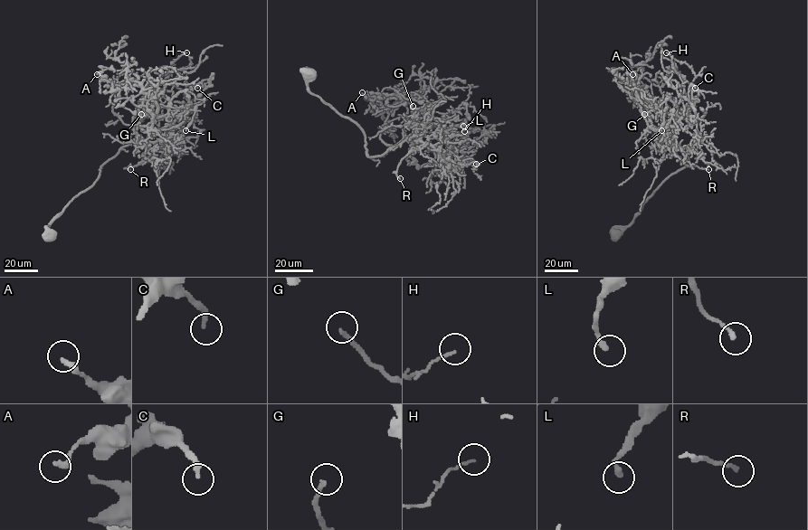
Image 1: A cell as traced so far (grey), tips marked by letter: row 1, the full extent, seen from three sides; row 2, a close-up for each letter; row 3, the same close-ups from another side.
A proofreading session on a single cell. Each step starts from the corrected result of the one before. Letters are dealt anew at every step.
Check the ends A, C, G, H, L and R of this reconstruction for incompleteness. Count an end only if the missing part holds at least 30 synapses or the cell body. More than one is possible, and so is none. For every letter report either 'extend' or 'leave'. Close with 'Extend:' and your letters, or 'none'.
A: leave
C: leave
G: leave
H: leave
L: leave
R: leave
Extend: none

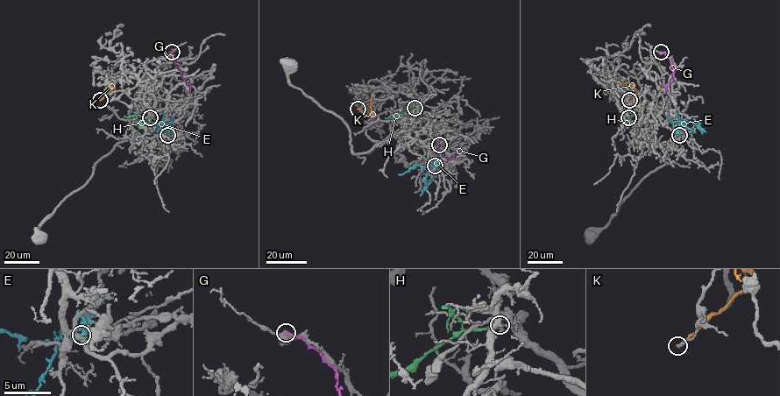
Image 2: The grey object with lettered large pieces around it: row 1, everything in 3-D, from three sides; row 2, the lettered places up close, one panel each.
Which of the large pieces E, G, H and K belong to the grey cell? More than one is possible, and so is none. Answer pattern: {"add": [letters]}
{"add": []}

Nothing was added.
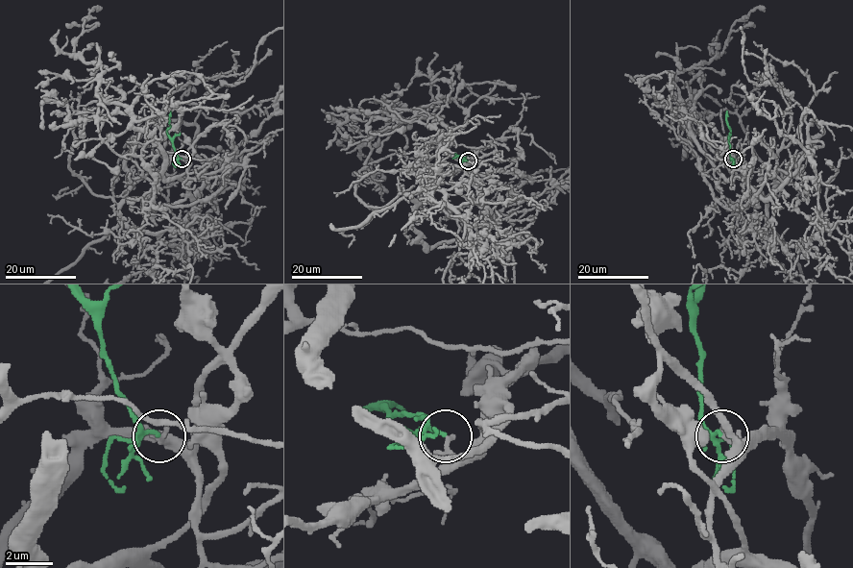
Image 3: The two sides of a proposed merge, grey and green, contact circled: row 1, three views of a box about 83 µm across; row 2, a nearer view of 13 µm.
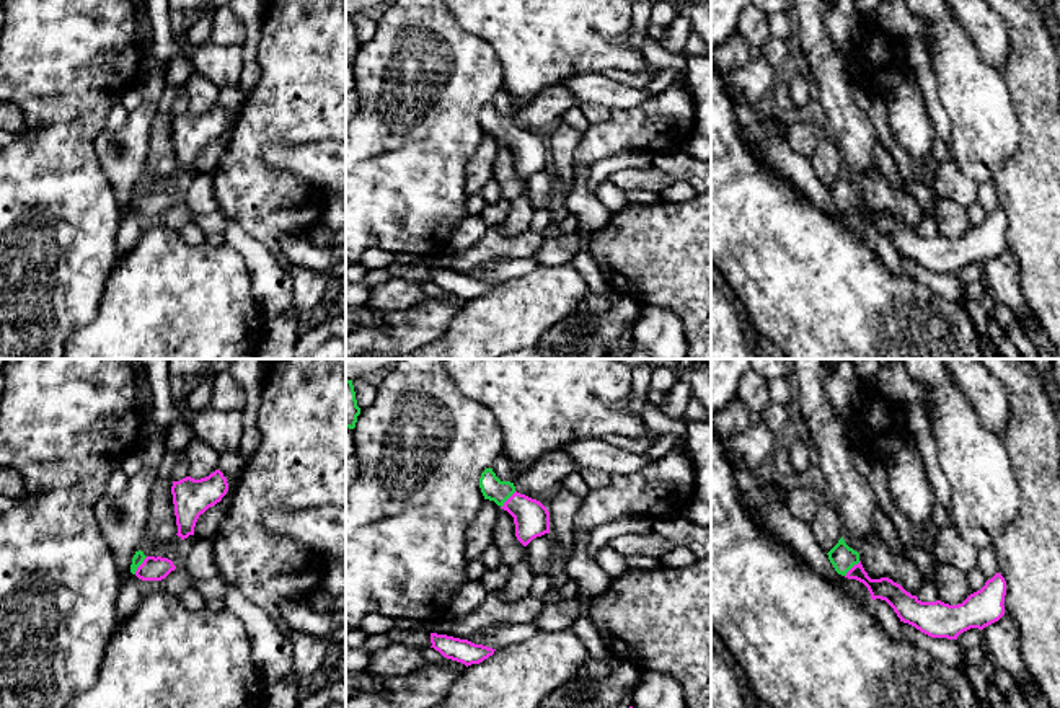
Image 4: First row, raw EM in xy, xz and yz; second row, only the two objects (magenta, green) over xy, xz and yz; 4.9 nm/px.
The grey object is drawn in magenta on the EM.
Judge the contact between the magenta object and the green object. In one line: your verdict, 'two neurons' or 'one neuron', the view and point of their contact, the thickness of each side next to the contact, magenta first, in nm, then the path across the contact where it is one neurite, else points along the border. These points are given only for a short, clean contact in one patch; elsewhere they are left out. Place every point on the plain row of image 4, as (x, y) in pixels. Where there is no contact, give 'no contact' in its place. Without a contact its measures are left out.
one neuron; contact xy (141, 199); calibres 120 and 60 nm; way xy (152, 203), (141, 199), (139, 191)

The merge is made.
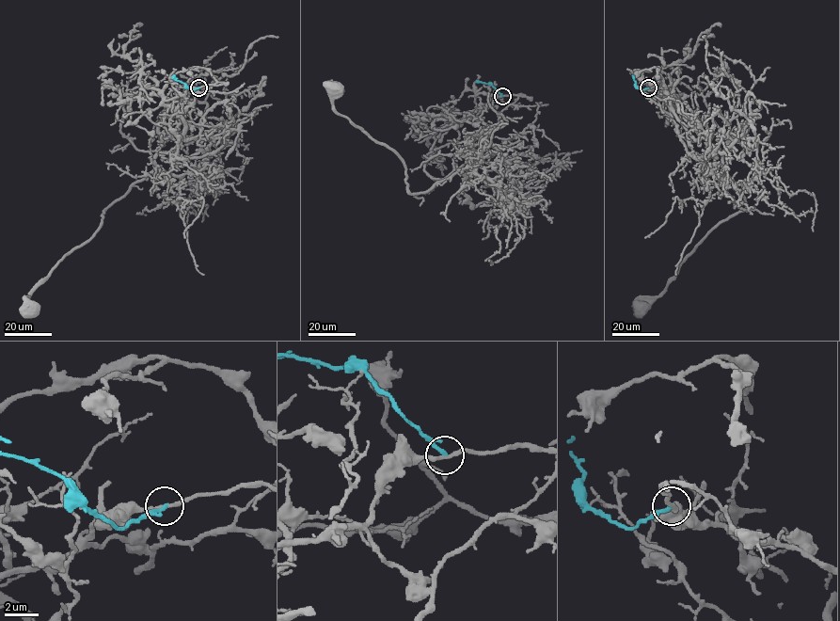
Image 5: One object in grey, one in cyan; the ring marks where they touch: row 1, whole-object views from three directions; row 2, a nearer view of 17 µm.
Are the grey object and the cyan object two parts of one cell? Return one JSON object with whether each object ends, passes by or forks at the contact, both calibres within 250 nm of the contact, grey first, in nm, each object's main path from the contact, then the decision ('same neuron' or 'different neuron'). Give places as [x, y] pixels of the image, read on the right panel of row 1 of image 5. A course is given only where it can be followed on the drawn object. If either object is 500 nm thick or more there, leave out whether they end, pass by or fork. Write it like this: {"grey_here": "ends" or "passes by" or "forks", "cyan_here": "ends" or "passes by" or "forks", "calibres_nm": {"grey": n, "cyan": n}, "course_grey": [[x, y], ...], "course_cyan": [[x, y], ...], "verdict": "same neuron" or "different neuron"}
{"grey_here": "passes by", "cyan_here": "ends", "calibres_nm": {"grey": 220, "cyan": 220}, "course_grey": [[648, 87], [670, 96], [707, 138], [706, 147], [721, 153], [721, 168], [745, 208], [721, 221], [642, 309]], "course_cyan": [[648, 87], [638, 88], [633, 75]], "verdict": "different neuron"}

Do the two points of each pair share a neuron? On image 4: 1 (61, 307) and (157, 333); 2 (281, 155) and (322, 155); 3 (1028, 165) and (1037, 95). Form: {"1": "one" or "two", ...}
{"1": "two", "2": "one", "3": "one"}

